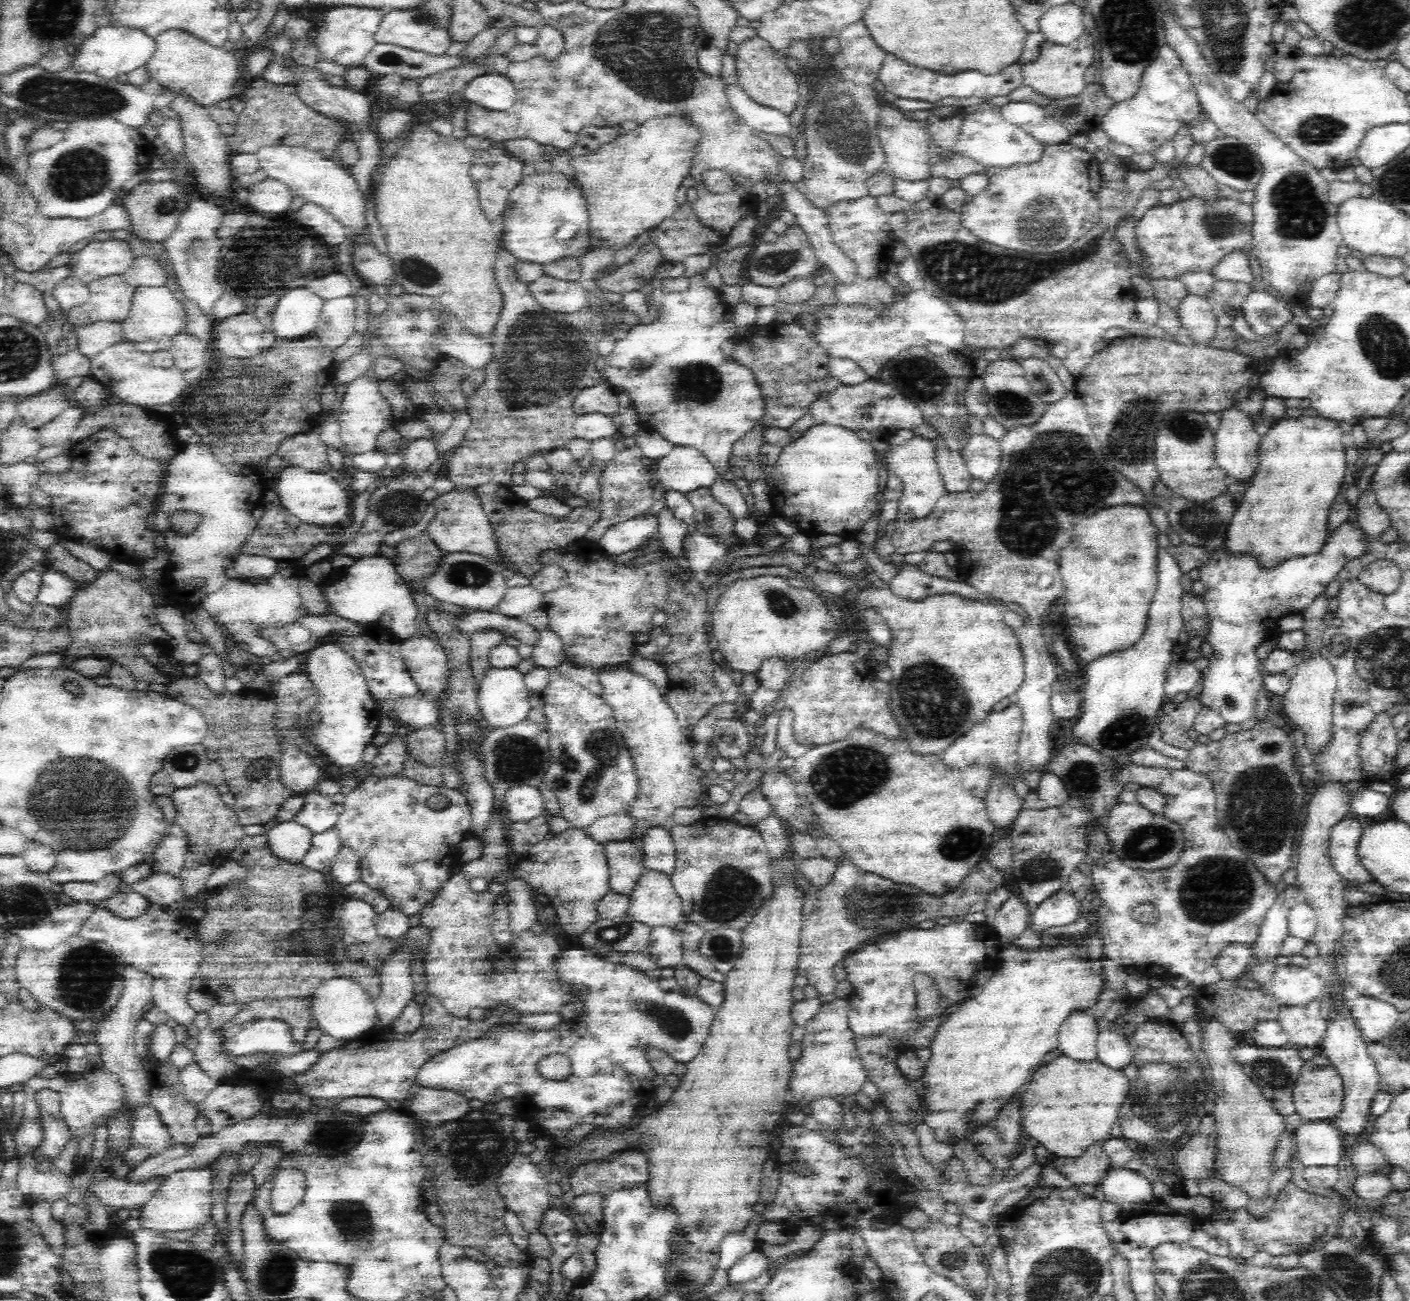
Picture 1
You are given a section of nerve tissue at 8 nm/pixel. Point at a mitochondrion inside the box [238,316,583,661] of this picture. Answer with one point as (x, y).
(396, 508)

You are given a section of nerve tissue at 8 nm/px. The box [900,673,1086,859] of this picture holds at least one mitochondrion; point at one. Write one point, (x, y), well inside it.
(979, 766)

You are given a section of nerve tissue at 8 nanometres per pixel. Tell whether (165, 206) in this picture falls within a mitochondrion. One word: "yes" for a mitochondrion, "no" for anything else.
yes

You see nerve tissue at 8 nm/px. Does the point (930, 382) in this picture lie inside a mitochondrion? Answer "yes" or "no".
yes

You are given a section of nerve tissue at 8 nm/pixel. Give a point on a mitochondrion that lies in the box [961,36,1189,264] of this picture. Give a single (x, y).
(1042, 221)

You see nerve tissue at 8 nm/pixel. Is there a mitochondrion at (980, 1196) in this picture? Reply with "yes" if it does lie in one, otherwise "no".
no

